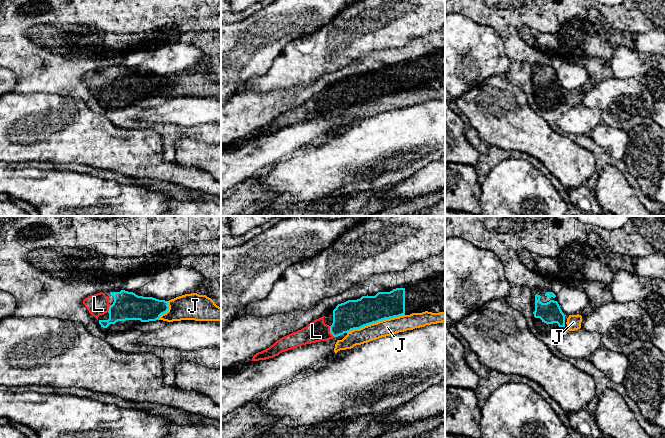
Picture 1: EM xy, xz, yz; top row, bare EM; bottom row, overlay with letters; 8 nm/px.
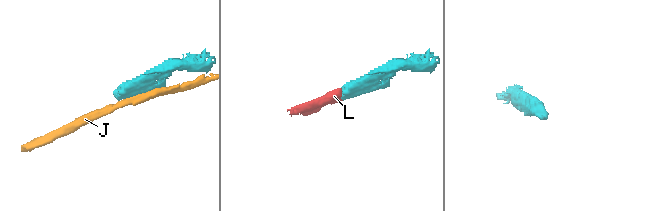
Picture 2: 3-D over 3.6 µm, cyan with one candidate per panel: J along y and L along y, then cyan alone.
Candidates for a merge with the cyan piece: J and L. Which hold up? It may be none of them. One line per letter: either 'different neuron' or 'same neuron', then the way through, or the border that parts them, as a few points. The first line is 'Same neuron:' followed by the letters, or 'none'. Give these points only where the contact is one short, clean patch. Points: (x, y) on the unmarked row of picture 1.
Same neuron: L
J: different neuron
L: same neuron | across xz (353, 90), (335, 106), (330, 107), (316, 107)

